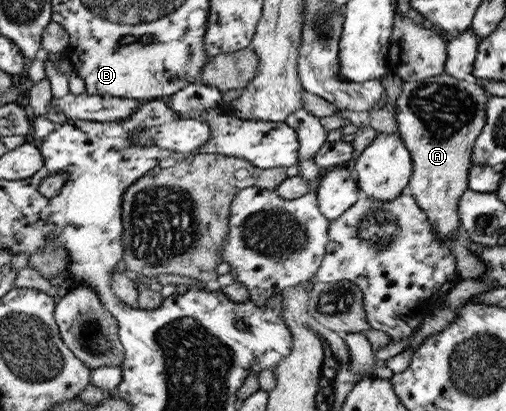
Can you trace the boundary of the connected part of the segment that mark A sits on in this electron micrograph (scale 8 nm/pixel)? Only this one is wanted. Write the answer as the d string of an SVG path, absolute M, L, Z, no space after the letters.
M445 72L431 78L403 82L399 98L394 107L398 123L398 134L412 154L413 176L407 191L417 197L417 203L425 209L432 229L437 230L442 240L450 244L451 234L461 224L459 199L468 190L469 171L472 167L473 147L487 120L486 108L490 96L472 79L458 80Z

